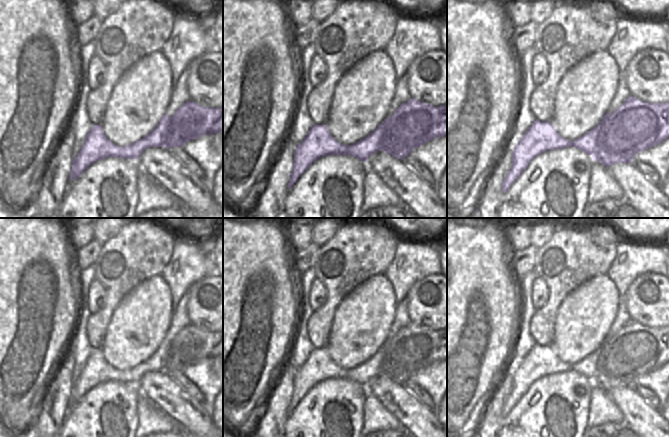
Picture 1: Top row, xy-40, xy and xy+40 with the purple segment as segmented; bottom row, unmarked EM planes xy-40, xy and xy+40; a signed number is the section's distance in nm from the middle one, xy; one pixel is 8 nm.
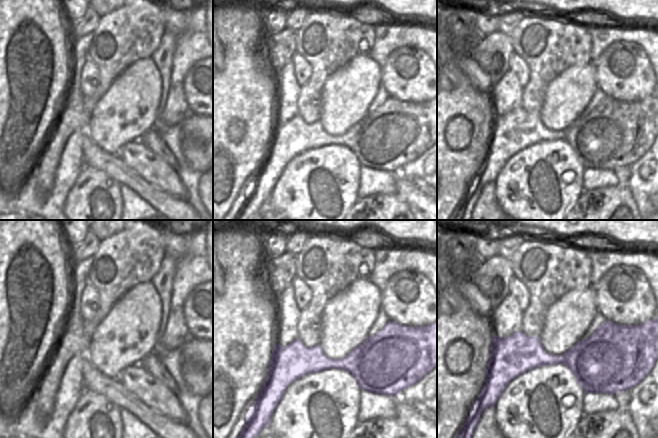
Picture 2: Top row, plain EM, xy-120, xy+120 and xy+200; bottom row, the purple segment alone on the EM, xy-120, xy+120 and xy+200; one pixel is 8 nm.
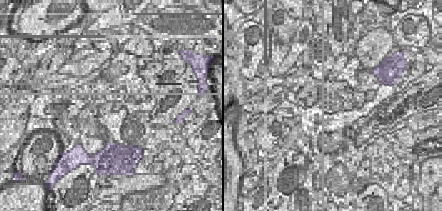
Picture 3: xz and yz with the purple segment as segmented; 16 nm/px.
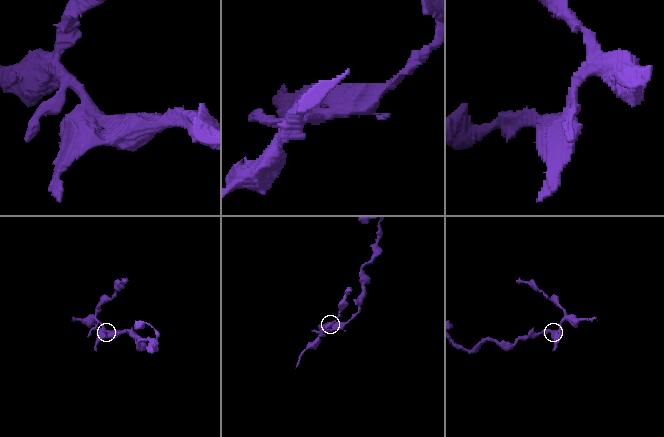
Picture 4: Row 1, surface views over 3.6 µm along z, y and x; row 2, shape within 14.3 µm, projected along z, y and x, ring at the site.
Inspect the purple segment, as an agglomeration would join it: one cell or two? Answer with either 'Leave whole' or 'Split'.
Split.

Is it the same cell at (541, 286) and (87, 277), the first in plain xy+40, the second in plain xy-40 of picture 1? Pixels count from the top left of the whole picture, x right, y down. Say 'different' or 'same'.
different

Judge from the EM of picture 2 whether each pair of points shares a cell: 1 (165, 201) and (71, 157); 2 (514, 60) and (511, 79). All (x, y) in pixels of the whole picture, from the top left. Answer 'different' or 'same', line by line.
1: different
2: different

